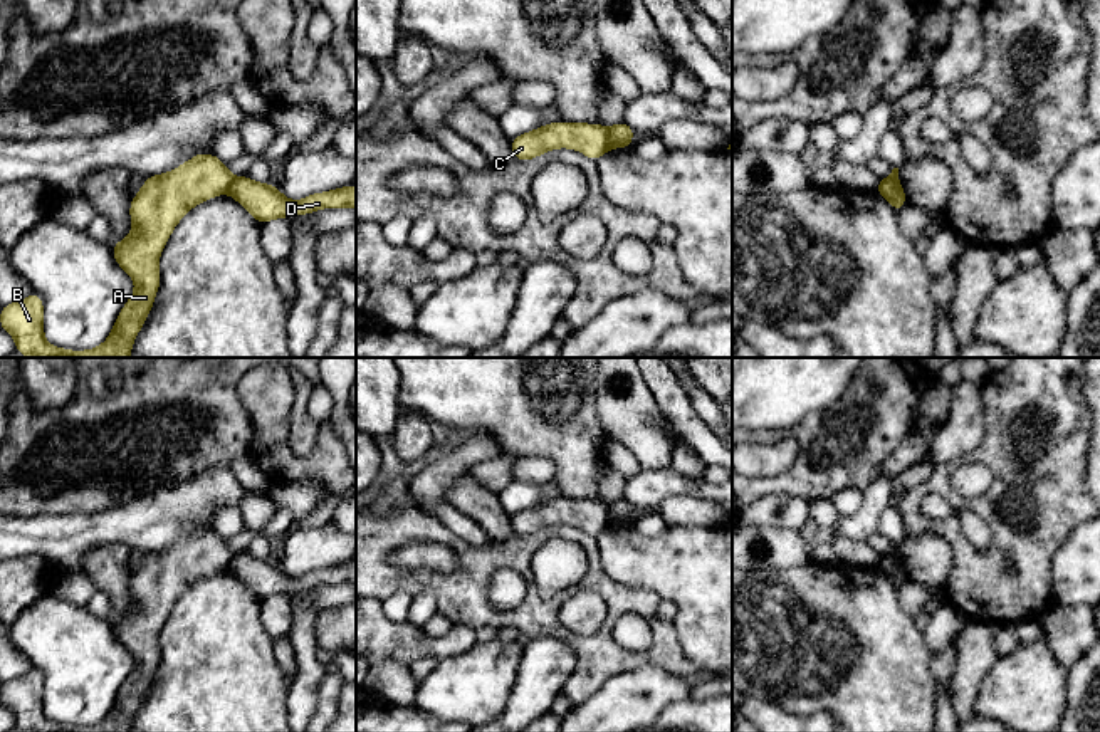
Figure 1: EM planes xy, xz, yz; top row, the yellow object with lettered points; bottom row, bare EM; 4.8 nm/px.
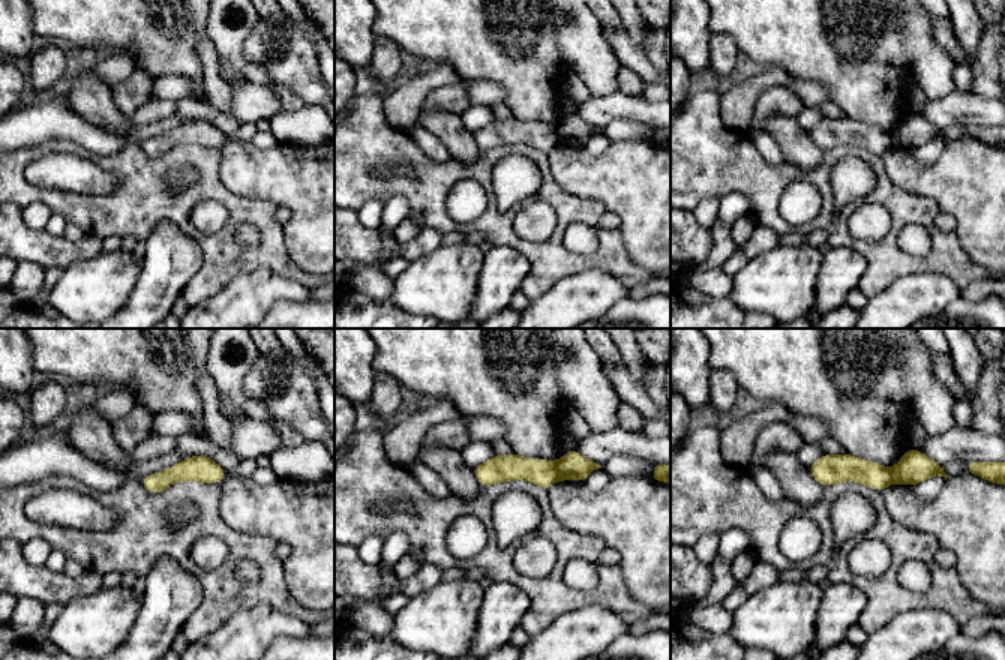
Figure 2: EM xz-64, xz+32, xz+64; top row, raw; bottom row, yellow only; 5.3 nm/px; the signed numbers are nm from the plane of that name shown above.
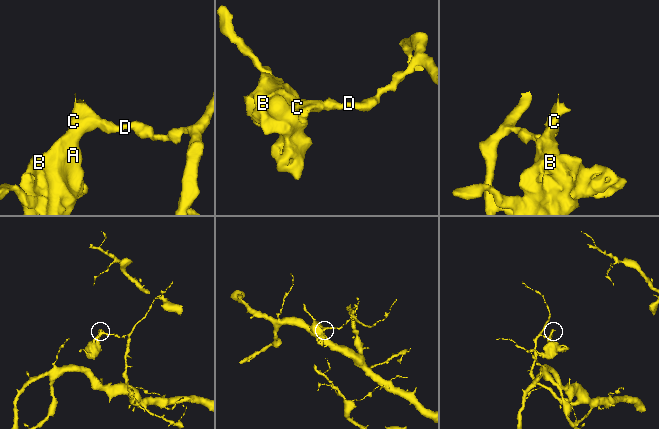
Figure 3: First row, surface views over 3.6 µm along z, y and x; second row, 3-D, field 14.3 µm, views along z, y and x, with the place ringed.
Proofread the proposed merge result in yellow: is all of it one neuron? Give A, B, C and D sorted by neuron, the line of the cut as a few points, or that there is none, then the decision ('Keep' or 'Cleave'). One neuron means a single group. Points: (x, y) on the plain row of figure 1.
Groups: A B C / D. Split along xz (607, 504), (612, 522). Cleave

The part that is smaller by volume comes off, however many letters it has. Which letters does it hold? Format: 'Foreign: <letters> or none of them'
Foreign: A, B, C

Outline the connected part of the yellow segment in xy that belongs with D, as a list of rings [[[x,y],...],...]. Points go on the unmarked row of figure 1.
[[[238,552],[233,554],[228,569],[260,601],[274,594],[287,596],[292,589],[311,591],[321,584],[353,583],[356,586],[356,564],[351,561],[324,569],[312,569],[302,576],[292,578],[270,559],[257,559],[249,552]]]

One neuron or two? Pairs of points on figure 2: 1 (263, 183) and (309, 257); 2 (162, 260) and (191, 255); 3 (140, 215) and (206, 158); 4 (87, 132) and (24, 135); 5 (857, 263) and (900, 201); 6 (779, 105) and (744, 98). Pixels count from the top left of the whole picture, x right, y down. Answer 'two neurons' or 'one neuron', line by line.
1: one neuron
2: one neuron
3: one neuron
4: one neuron
5: two neurons
6: two neurons

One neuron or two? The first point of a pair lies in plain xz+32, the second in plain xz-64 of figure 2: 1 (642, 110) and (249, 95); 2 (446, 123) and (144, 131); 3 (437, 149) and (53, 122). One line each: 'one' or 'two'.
1: one
2: two
3: one

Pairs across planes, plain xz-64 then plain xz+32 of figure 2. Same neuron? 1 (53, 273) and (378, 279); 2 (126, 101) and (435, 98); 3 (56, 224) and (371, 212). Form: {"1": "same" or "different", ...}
{"1": "different", "2": "same", "3": "different"}

